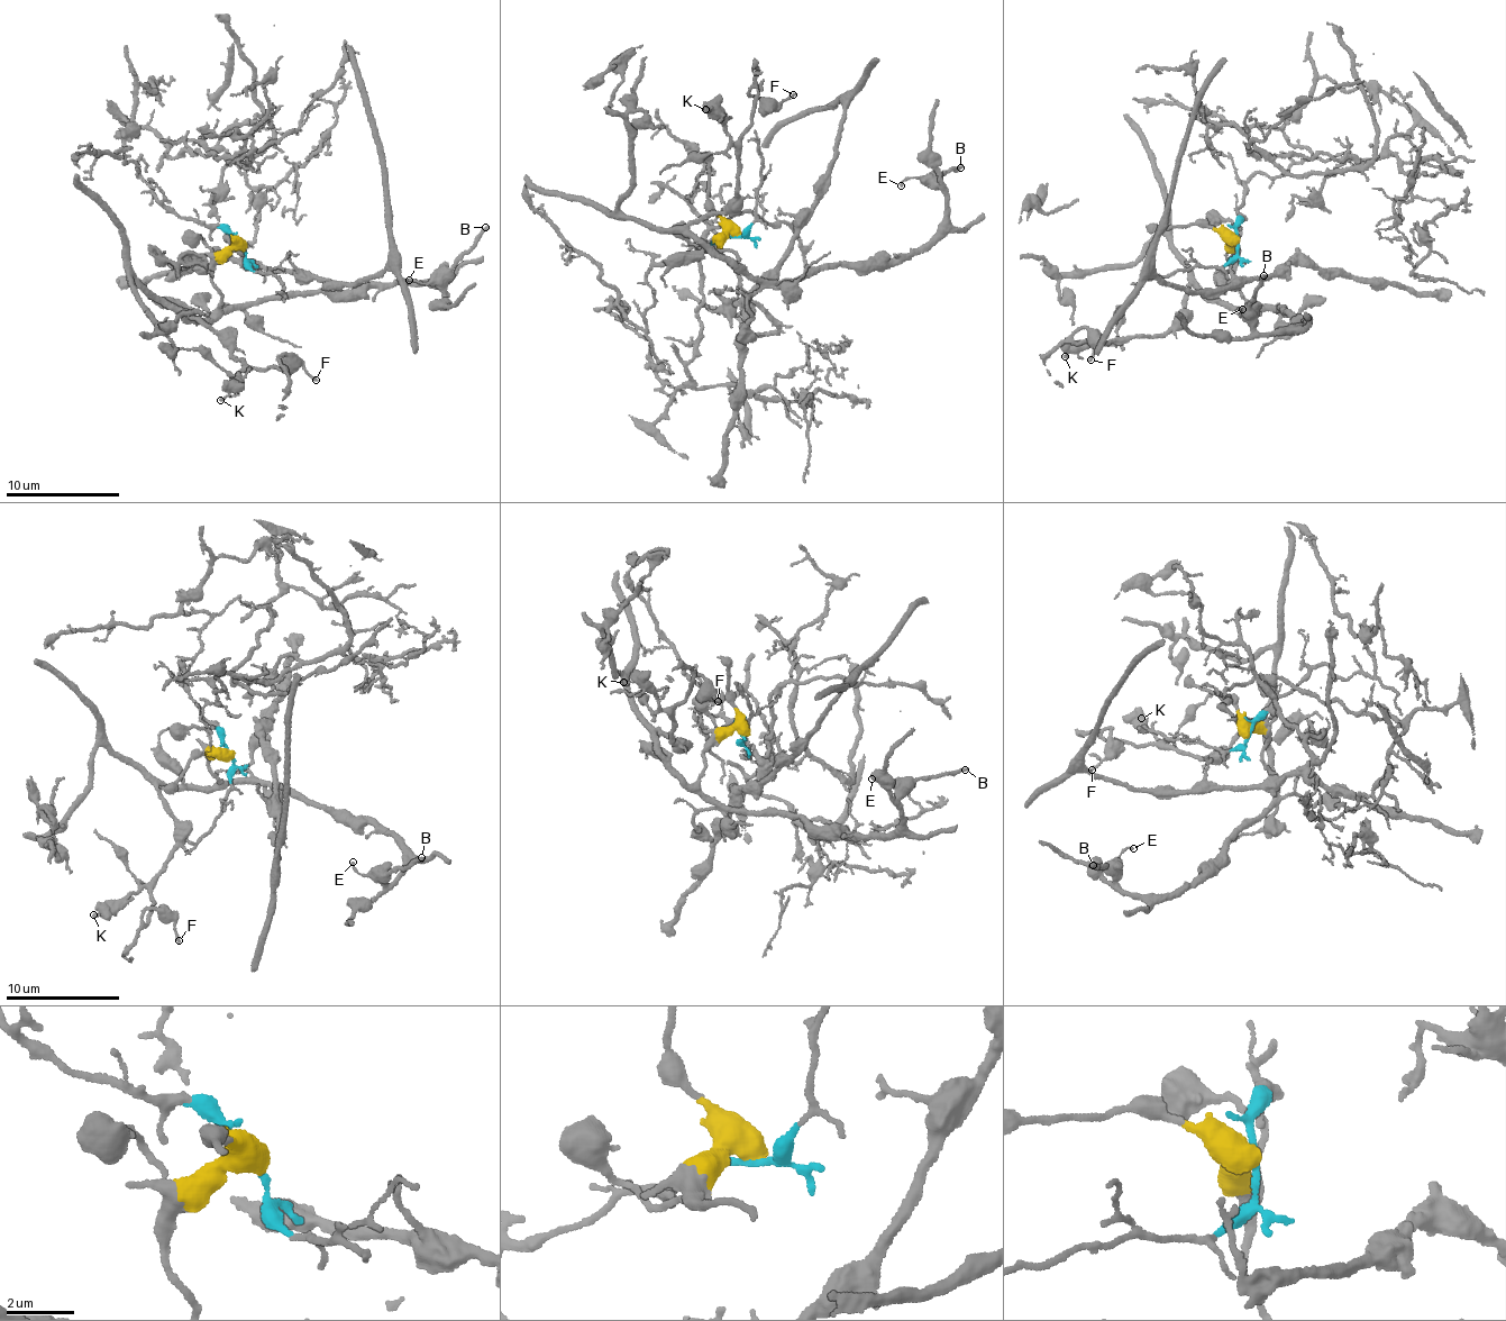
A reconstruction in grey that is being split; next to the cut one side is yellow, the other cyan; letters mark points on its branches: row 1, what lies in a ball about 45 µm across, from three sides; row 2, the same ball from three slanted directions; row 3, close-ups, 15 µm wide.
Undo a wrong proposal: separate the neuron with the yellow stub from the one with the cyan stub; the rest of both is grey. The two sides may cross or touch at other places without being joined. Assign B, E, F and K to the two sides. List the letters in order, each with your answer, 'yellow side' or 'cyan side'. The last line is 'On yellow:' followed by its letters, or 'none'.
B: yellow side
E: yellow side
F: yellow side
K: yellow side
On yellow: B, E, F, K

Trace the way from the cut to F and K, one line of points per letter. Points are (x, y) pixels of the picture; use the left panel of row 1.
F: (240, 247), (213, 265), (221, 306), (194, 324), (182, 312), (253, 367), (284, 370), (288, 353), (316, 381)
K: (240, 247), (213, 265), (220, 308), (191, 322), (183, 310), (217, 331), (245, 363), (220, 400)

